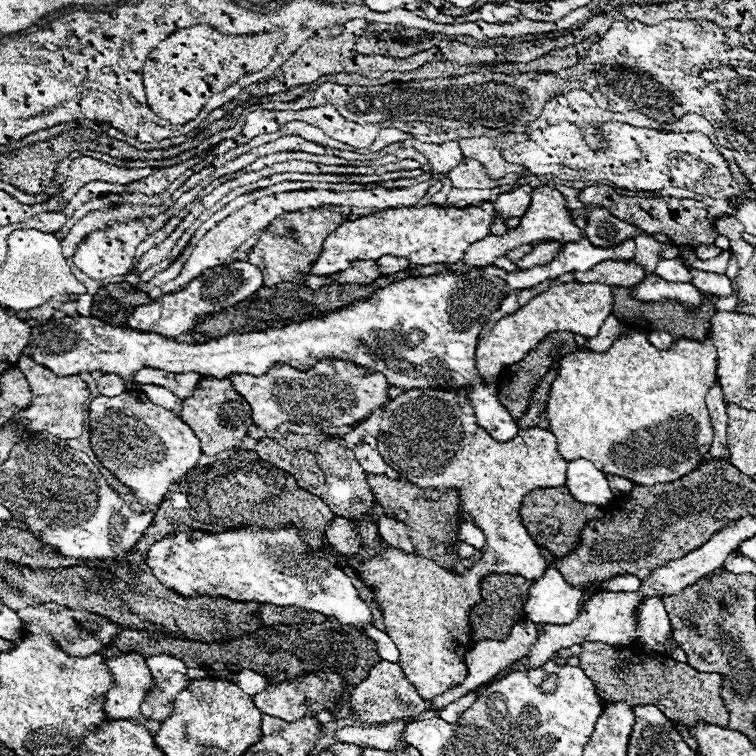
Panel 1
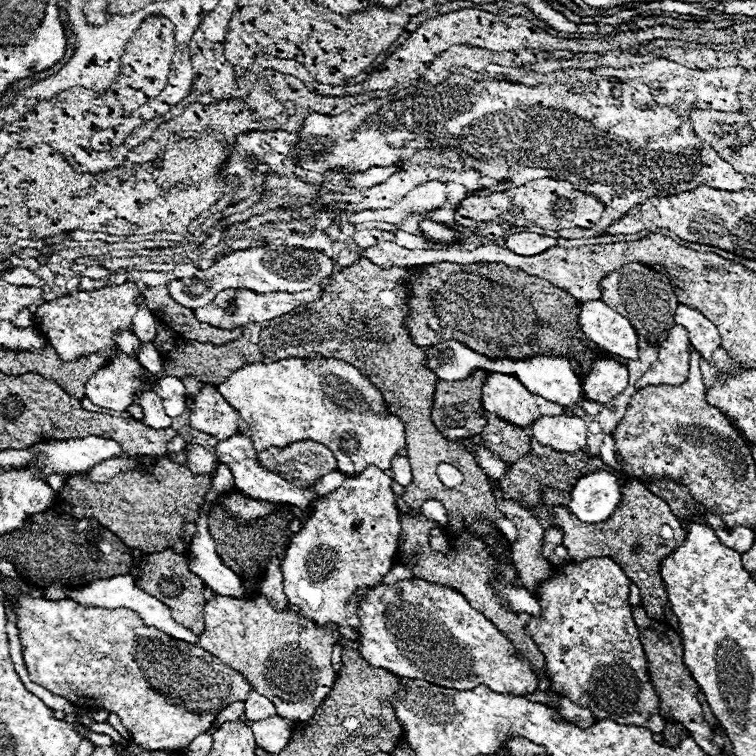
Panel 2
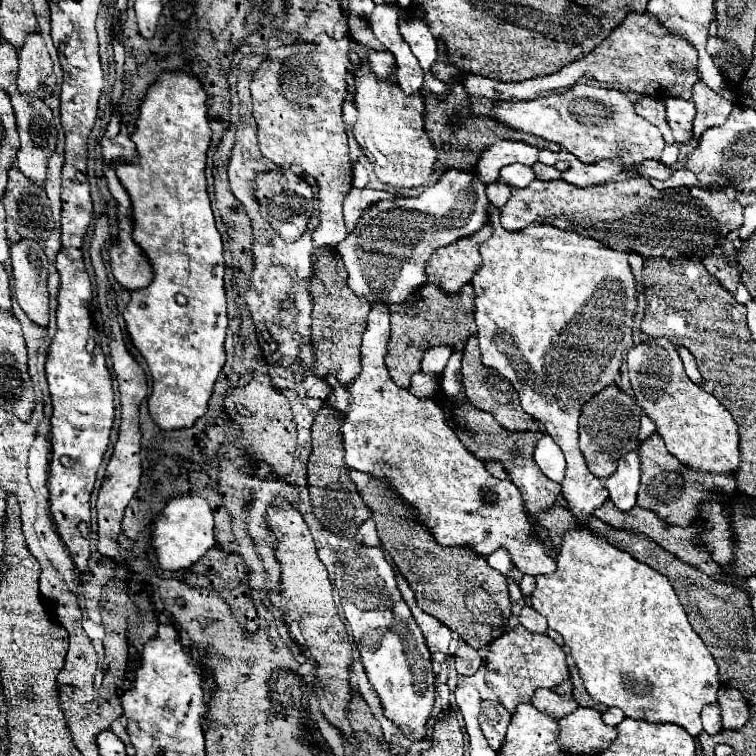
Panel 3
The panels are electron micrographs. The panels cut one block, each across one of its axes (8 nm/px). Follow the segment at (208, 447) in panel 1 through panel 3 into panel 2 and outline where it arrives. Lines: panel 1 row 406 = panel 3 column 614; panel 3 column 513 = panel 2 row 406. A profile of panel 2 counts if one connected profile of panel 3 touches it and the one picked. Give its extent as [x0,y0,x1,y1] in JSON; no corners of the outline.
[188,386,238,440]

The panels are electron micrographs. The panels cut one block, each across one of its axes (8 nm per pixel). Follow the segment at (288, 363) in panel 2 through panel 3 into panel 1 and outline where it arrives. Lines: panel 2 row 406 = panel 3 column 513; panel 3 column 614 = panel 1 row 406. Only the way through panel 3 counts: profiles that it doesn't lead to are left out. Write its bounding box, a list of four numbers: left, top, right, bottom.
[230,360,390,430]

